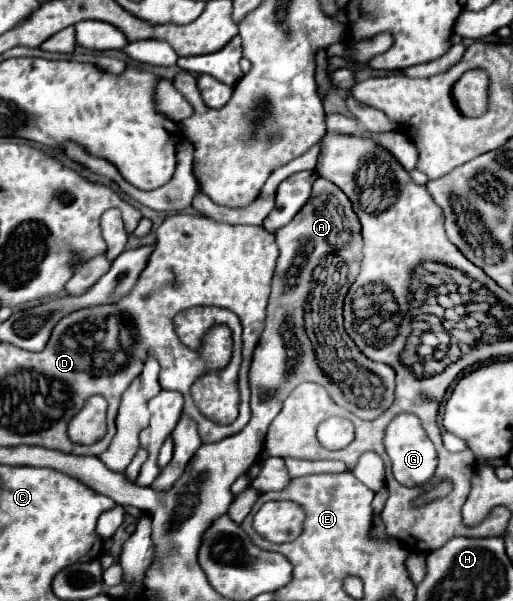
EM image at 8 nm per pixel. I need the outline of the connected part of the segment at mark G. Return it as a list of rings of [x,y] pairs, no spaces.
[[[399,414],[397,418],[393,418],[393,422],[389,422],[389,426],[385,428],[385,436],[383,436],[383,444],[385,450],[391,458],[391,466],[393,466],[393,476],[403,484],[403,486],[421,486],[425,484],[437,466],[437,452],[433,442],[429,442],[429,436],[425,434],[421,422],[417,416],[413,414]]]

